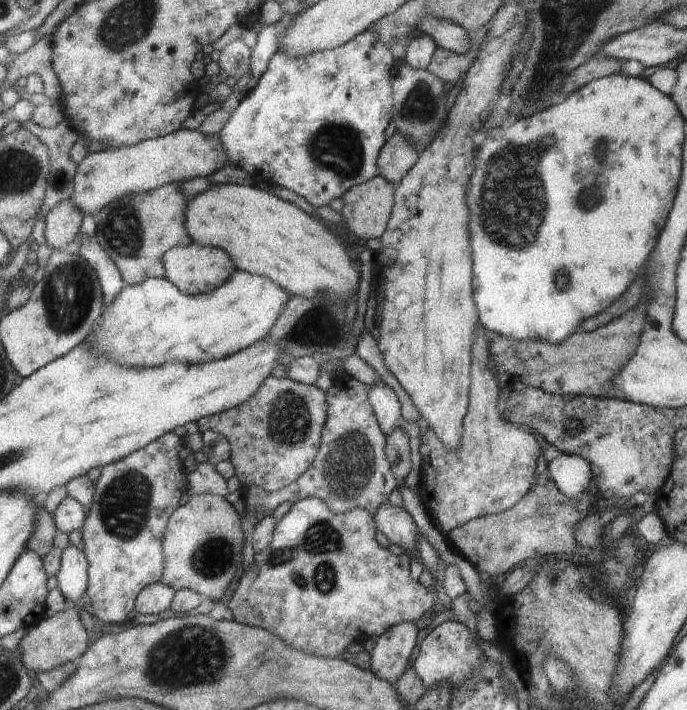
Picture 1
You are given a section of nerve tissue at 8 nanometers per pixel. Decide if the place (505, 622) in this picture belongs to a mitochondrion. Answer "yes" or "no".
no

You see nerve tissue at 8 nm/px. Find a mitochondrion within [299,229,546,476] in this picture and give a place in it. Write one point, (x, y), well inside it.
(394, 454)

